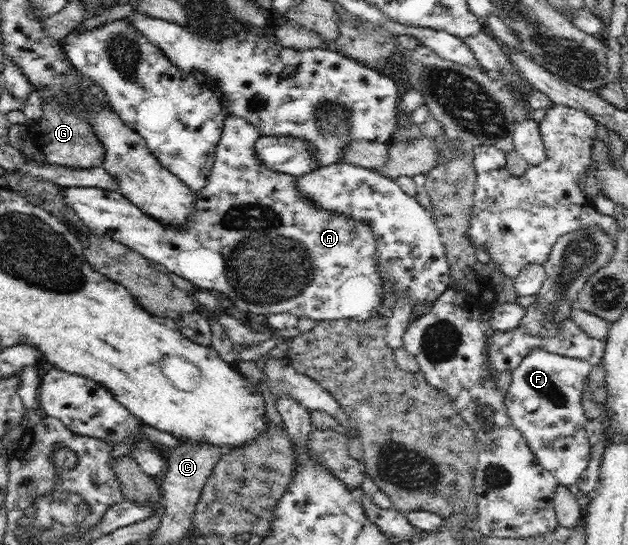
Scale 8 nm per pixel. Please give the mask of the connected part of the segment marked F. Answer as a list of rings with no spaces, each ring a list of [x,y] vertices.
[[[540,347],[532,349],[522,363],[512,372],[512,381],[505,394],[506,412],[510,422],[524,436],[537,463],[549,470],[559,484],[569,487],[582,477],[591,459],[591,444],[587,438],[587,418],[582,404],[582,386],[591,372],[591,365],[581,358],[552,354]]]

